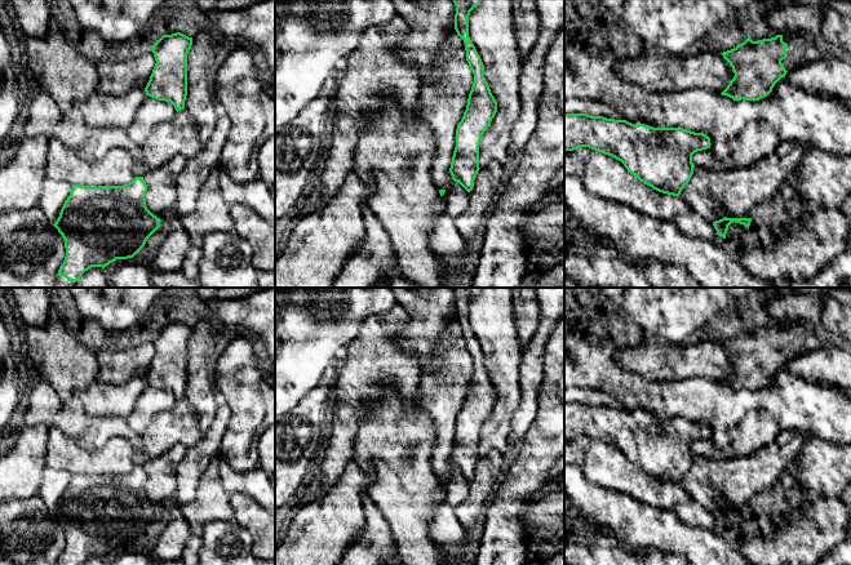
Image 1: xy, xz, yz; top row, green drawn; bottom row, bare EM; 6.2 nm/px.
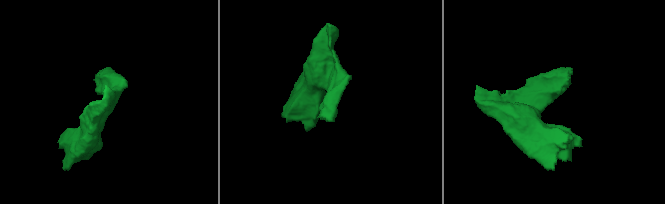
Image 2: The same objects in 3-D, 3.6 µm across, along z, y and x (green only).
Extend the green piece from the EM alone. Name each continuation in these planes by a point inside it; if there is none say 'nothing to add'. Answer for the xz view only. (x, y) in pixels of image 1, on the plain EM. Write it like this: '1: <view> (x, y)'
nothing to add

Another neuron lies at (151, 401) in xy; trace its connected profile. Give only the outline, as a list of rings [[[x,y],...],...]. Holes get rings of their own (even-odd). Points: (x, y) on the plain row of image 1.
[[[147,384],[138,397],[133,411],[128,417],[130,428],[137,435],[142,435],[151,421],[159,413],[170,410],[176,401],[177,400],[170,391],[158,390]]]

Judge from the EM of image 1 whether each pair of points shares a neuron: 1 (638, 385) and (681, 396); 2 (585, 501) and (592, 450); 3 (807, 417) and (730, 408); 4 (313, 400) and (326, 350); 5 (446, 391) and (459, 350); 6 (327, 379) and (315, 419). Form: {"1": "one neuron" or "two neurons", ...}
{"1": "one neuron", "2": "two neurons", "3": "one neuron", "4": "two neurons", "5": "one neuron", "6": "one neuron"}

